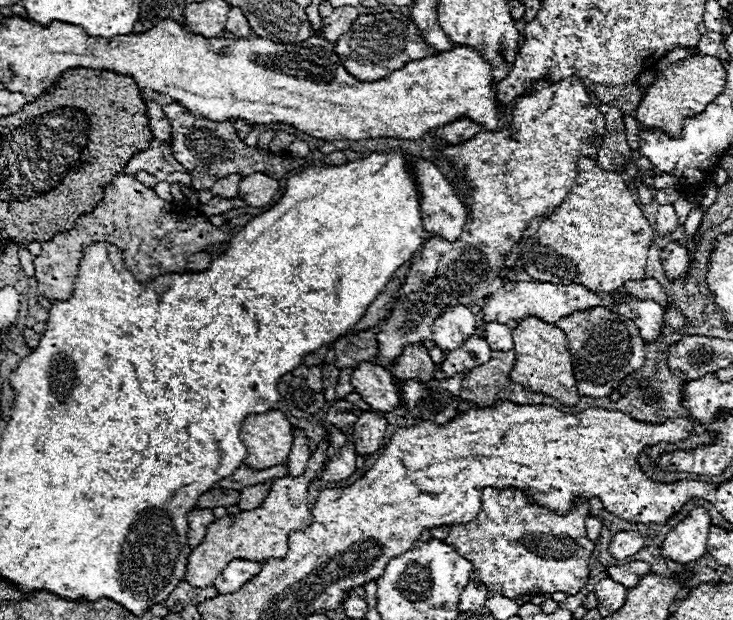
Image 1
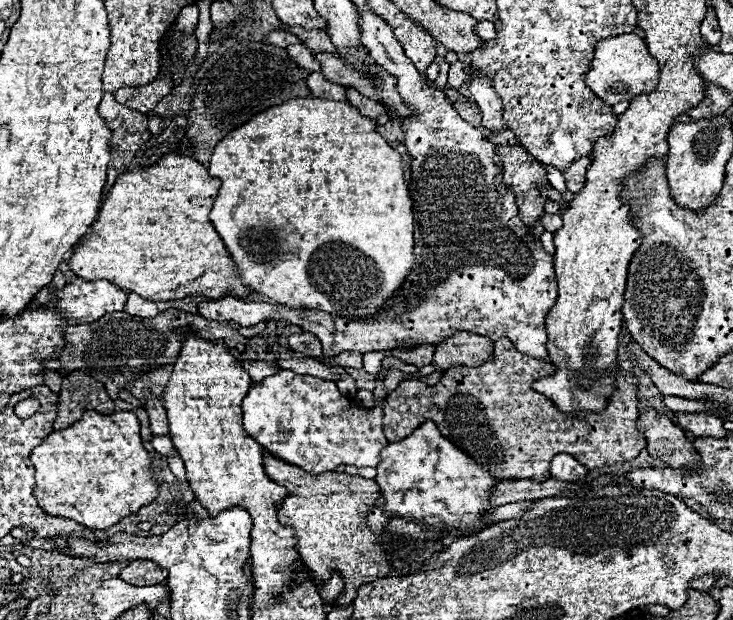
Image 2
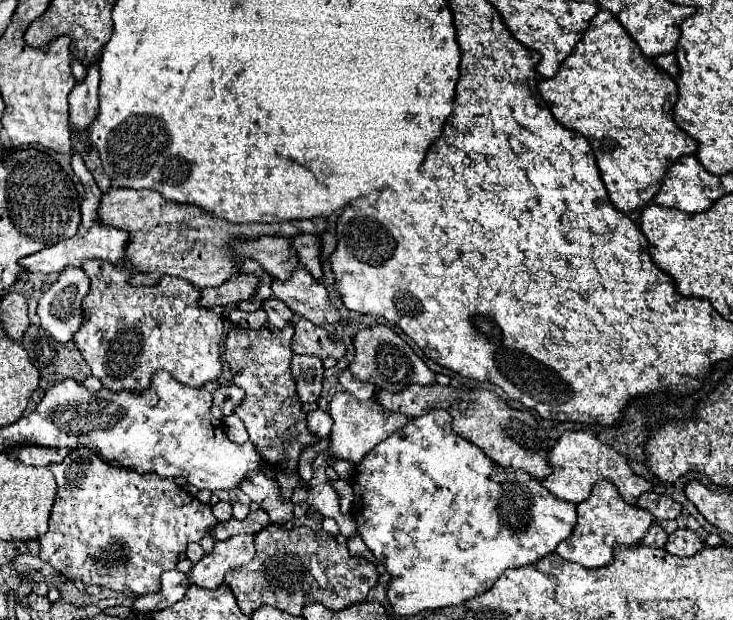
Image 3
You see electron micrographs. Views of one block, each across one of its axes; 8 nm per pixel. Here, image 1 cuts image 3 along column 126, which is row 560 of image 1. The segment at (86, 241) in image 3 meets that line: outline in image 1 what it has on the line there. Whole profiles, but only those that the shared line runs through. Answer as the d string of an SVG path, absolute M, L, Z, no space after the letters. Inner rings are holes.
M234 560L230 562L224 572L214 580L214 588L220 594L232 594L238 588L242 588L252 576L260 572L260 562L246 562L246 560Z

